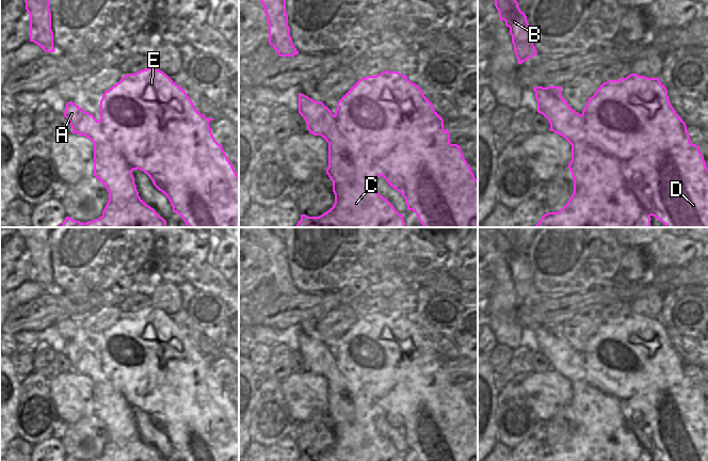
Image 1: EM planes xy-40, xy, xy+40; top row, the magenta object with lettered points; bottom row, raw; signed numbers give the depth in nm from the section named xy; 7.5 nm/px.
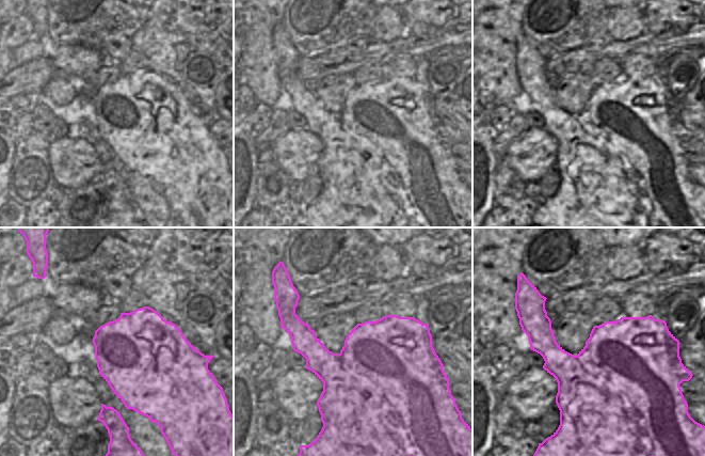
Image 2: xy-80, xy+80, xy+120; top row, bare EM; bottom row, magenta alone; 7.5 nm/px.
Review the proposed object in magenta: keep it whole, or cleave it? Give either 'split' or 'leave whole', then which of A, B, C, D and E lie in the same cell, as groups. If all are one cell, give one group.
split; A B C / D E

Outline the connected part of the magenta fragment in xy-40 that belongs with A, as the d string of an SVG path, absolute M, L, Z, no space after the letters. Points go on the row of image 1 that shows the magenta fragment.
M73 101L66 104L64 116L68 120L73 133L84 136L94 143L94 176L107 188L109 201L99 219L82 223L66 217L60 227L166 227L166 221L139 196L132 175L132 171L138 168L131 161L127 162L117 152L102 130L102 122Z

